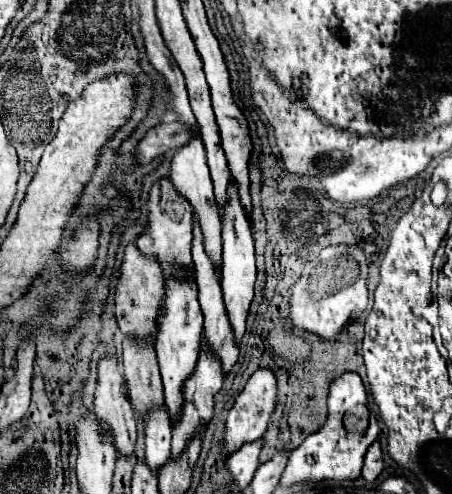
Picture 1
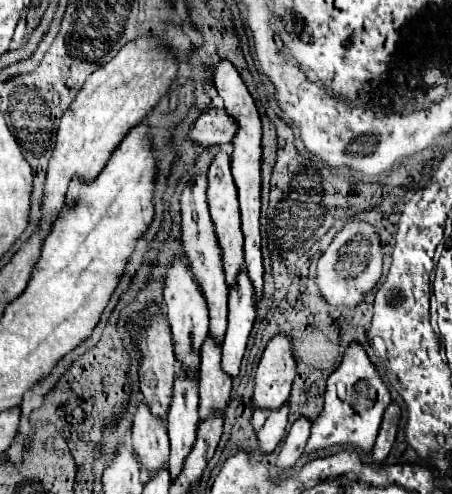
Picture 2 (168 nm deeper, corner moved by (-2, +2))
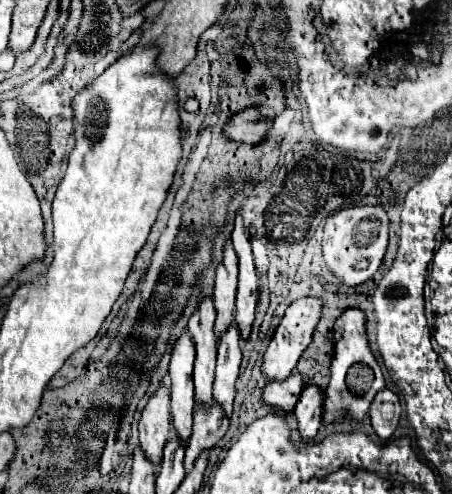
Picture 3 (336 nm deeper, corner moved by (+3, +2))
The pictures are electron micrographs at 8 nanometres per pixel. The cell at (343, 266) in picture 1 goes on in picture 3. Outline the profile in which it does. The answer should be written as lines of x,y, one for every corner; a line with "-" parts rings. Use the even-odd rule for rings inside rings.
355,206
335,212
327,218
323,230
323,260
327,268
347,288
359,286
373,278
381,266
389,234
389,218
381,206

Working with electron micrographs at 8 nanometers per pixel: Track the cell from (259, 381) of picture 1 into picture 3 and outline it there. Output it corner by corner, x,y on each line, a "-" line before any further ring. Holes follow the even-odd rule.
301,298
301,300
295,300
287,308
281,324
277,326
277,330
275,330
275,334
273,334
269,346
267,346
267,352
265,352
265,358
263,358
263,366
261,366
261,372
263,372
263,376
269,382
271,380
283,382
287,376
291,376
291,372
293,372
295,364
299,362
303,350
309,346
313,330
315,330
317,322
319,322
319,316
321,316
319,306
321,306
321,302
317,298

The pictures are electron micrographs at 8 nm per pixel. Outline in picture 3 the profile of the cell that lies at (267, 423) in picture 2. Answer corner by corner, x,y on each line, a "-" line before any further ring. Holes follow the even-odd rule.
297,372
289,376
285,382
269,382
263,388
263,404
279,410
279,412
293,412
295,402
303,390
303,380

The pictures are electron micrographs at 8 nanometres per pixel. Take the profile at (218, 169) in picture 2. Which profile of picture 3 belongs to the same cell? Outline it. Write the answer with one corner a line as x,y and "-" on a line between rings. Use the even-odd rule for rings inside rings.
227,238
225,248
223,248
223,260
219,262
217,272
215,272
215,290
213,290
213,300
215,300
215,310
217,310
217,320
215,320
217,336
221,336
233,322
237,274
239,274
237,254
233,250
231,238

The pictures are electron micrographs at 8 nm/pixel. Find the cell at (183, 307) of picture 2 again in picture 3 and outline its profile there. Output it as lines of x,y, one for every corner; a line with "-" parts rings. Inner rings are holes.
185,330
173,344
171,362
169,362
169,376
171,376
171,414
175,430
179,432
181,440
187,442
191,436
193,424
193,380
191,368
195,362
195,344
191,344
191,334

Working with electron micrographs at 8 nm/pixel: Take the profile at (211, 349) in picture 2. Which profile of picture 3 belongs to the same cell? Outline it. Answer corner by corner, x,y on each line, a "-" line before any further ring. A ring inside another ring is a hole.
215,402
207,408
197,408
193,412
193,432
191,432
191,440
187,442
187,452
185,452
187,472
191,470
195,458
203,450
211,450
225,436
227,428
229,428
229,416

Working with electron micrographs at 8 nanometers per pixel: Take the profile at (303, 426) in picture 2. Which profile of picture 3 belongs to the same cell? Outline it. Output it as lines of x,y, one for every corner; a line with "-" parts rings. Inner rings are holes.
309,386
301,392
299,402
293,410
297,418
297,430
301,440
315,438
321,426
321,408
323,408
323,394
317,386

